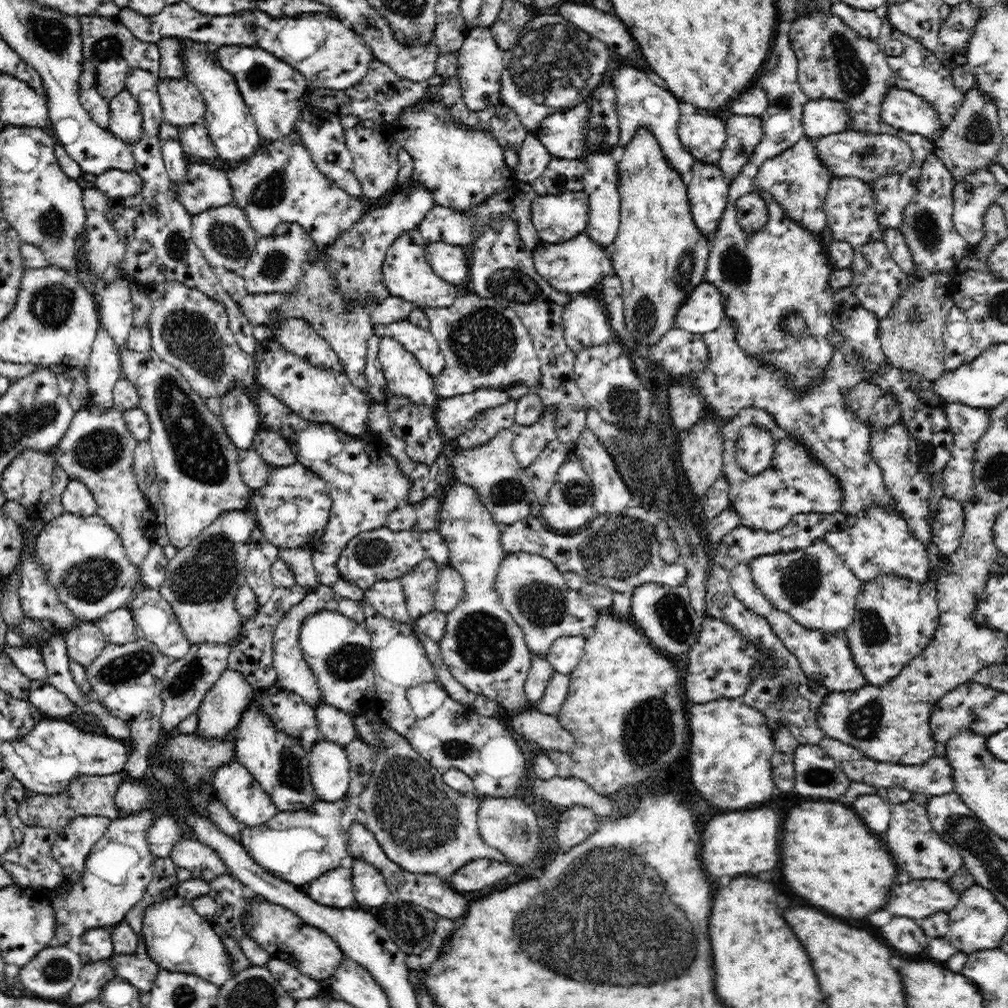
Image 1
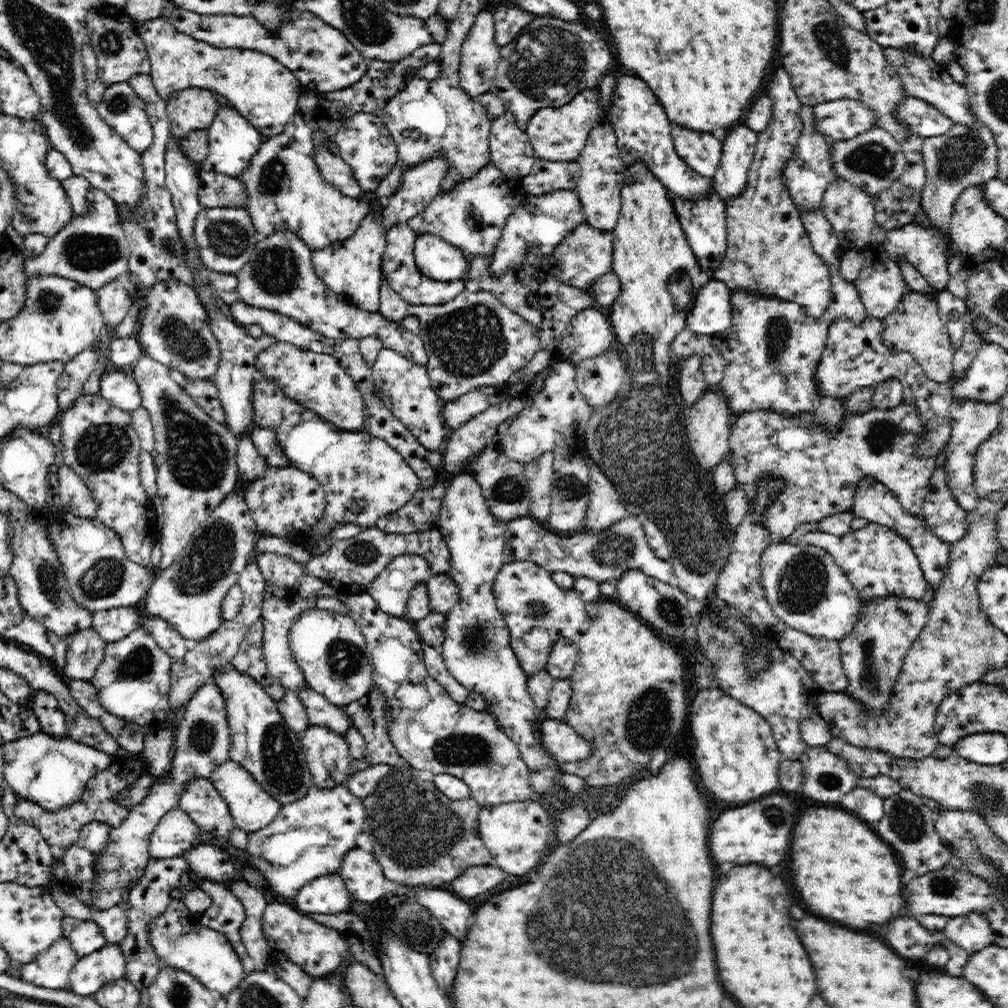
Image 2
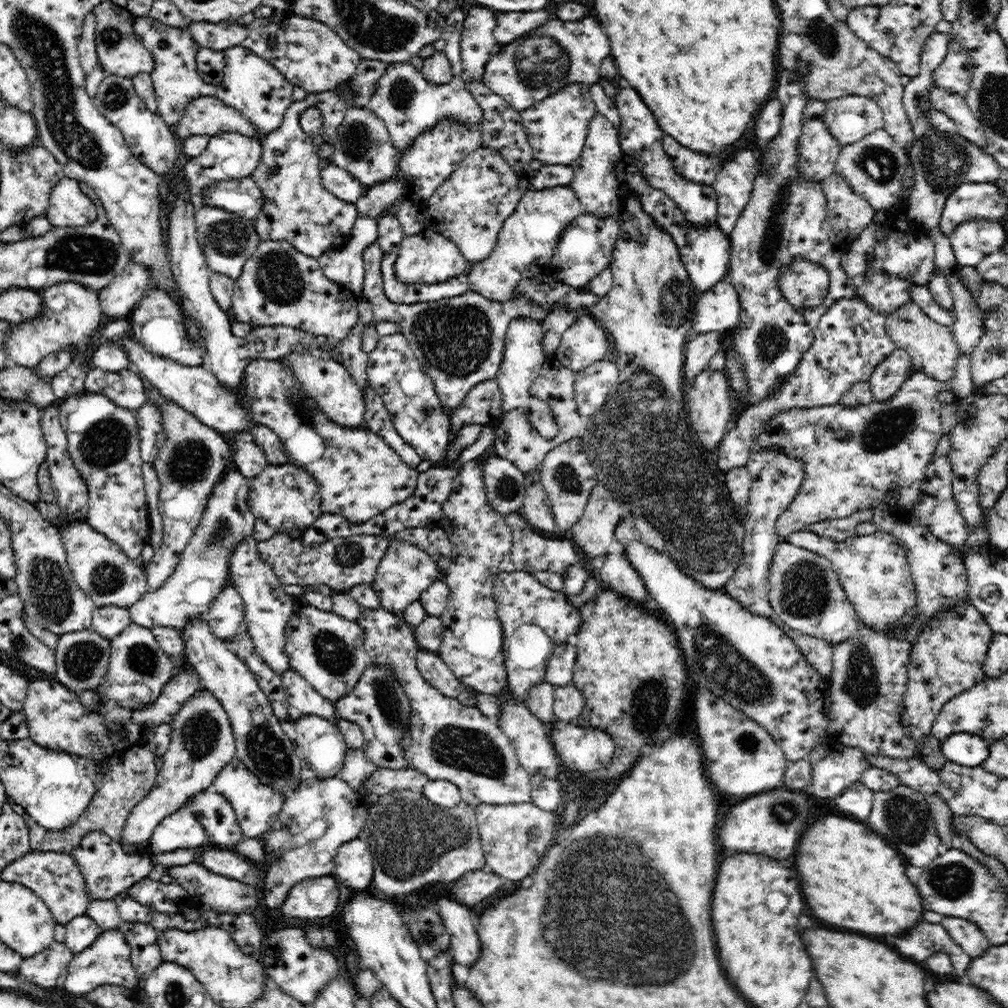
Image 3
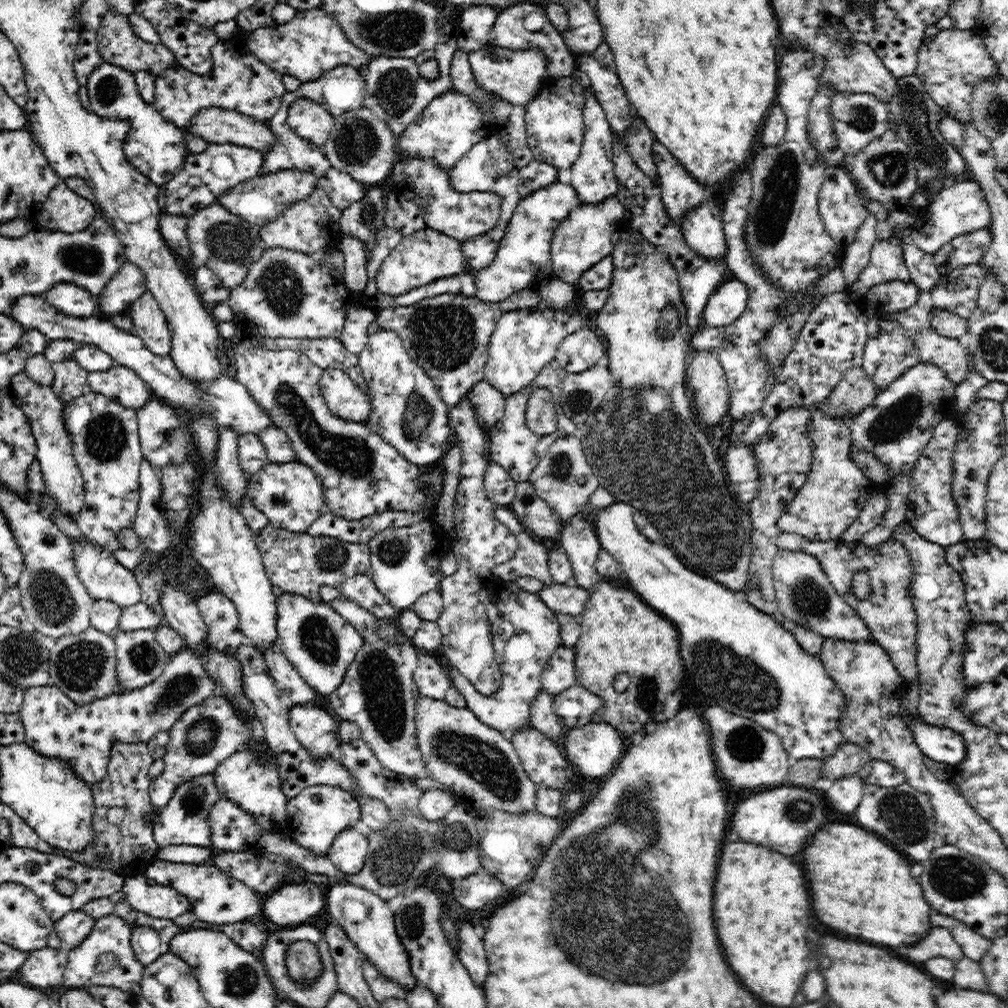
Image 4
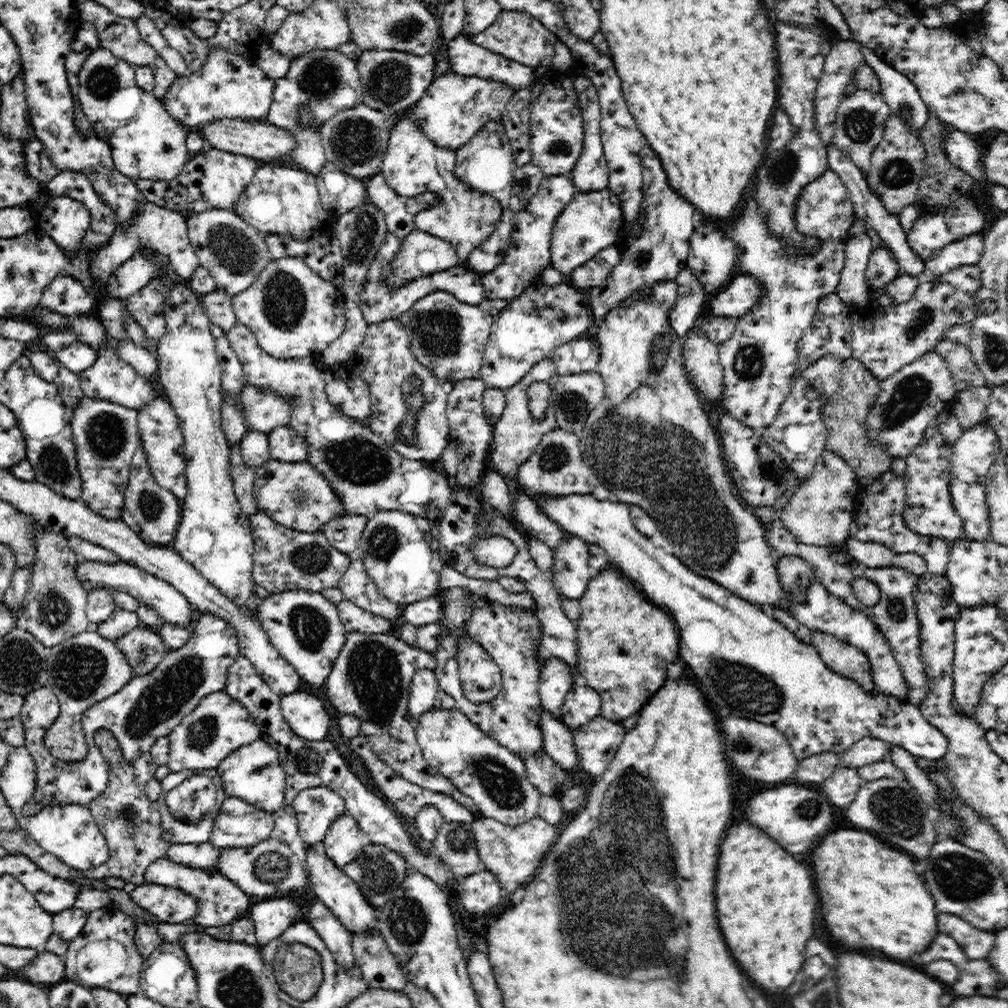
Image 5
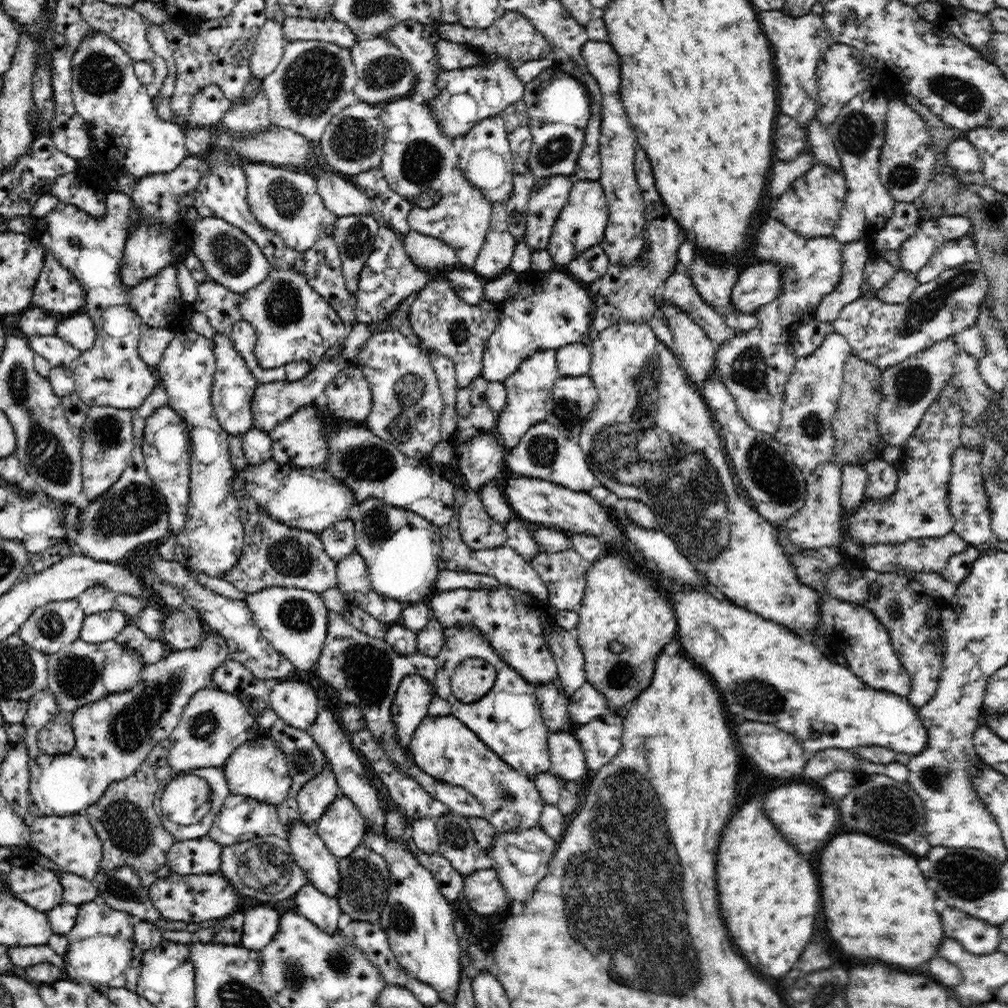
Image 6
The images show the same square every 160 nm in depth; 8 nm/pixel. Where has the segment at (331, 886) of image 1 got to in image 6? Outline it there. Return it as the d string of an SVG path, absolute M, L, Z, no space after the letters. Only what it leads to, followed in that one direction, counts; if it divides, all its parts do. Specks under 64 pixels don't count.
M260 906L260 908L248 910L244 915L246 918L244 918L240 945L250 950L262 950L270 944L278 930L280 913L275 909Z

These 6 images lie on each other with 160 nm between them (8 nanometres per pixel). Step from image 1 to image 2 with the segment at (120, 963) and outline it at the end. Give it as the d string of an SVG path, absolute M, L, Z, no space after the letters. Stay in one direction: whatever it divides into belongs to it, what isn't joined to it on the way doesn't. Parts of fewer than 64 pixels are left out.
M150 858L147 862L145 873L139 878L136 885L131 888L126 902L121 904L124 914L128 919L127 933L119 944L126 957L126 978L137 988L143 989L156 978L156 975L166 967L166 963L156 955L154 947L148 937L148 924L154 916L164 912L171 898L169 892L174 887L180 887L180 876L188 869L186 859L176 858Z

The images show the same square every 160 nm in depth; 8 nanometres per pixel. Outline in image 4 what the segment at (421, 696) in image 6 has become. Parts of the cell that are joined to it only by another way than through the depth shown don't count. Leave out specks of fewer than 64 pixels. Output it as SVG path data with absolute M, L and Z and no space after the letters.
M420 654L414 670L416 692L434 700L442 700L451 686L451 677L446 666L440 665L434 656Z

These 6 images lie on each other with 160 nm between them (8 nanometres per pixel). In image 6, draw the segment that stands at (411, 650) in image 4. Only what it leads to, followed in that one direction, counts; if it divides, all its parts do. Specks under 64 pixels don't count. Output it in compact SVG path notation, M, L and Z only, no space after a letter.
M328 614L326 642L322 646L322 654L318 657L318 676L327 682L336 696L344 705L354 704L363 713L366 728L378 739L388 753L388 757L394 761L394 765L404 773L414 777L428 794L436 800L443 802L454 813L484 818L484 807L470 792L461 786L448 784L443 780L436 780L433 776L420 770L414 762L408 746L399 746L395 740L395 725L392 723L392 701L402 678L418 675L425 678L429 684L433 684L436 678L438 665L436 658L425 656L420 652L405 655L390 647L383 639L372 638L359 632L348 623L341 614Z

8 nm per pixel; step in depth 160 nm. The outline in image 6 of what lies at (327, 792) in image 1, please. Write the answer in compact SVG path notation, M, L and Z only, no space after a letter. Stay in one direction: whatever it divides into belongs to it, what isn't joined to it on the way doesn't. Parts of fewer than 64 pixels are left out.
M278 681L269 694L272 711L286 724L308 731L318 718L318 696L304 682Z

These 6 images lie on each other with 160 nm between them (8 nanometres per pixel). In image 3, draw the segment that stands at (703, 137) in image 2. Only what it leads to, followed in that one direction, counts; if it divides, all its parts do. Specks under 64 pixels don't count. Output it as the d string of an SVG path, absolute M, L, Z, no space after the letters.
M668 135L662 138L662 146L666 150L666 155L670 157L674 169L682 178L708 186L716 180L719 160L684 148Z

